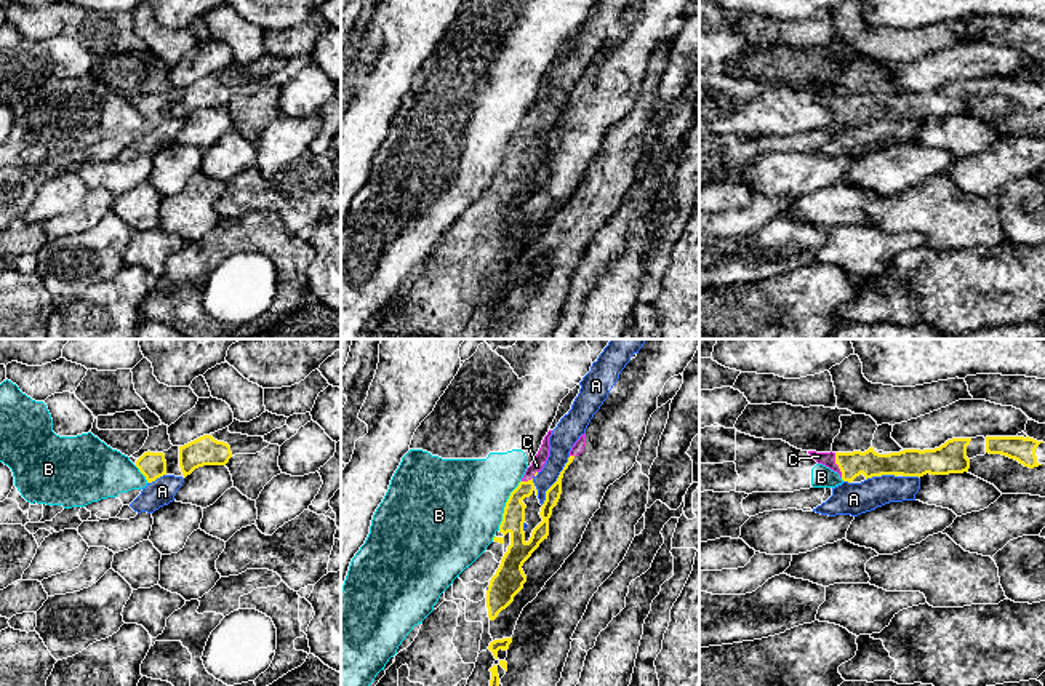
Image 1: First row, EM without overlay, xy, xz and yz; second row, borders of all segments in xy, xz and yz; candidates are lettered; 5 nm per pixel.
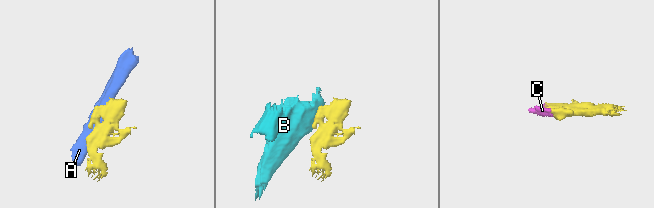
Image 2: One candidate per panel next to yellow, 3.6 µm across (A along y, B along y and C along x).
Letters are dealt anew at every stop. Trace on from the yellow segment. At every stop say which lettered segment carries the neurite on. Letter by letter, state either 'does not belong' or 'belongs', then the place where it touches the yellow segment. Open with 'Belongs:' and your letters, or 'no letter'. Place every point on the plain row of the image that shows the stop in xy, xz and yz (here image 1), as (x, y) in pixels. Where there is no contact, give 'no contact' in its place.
Belongs: C
A: does not belong | xz (557, 122)
B: does not belong | xz (506, 147)
C: belongs | yz (837, 106)

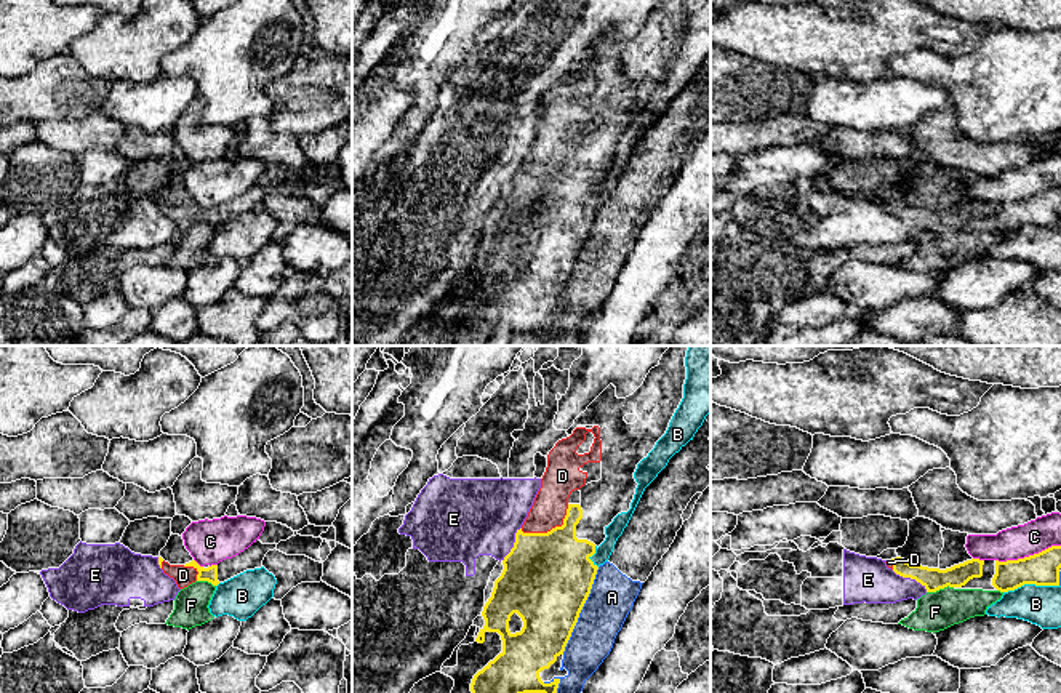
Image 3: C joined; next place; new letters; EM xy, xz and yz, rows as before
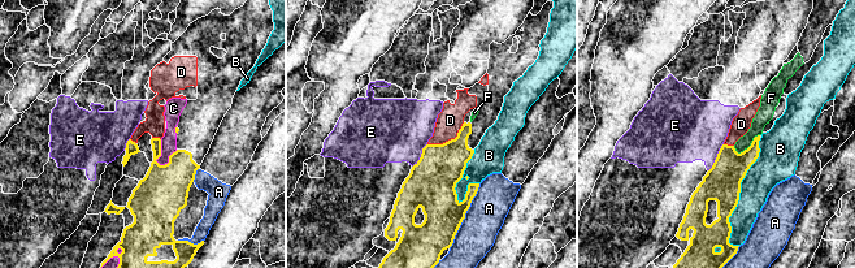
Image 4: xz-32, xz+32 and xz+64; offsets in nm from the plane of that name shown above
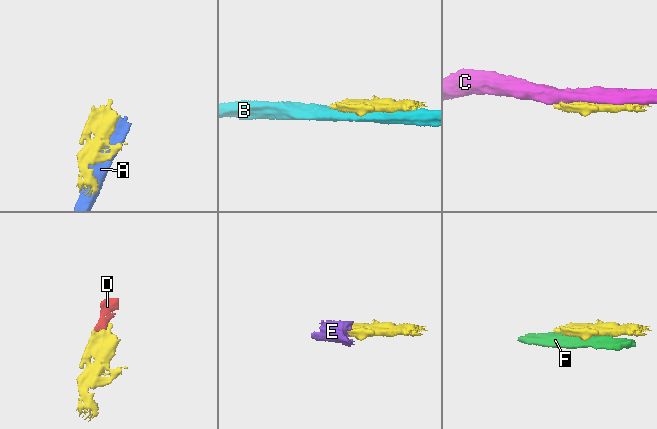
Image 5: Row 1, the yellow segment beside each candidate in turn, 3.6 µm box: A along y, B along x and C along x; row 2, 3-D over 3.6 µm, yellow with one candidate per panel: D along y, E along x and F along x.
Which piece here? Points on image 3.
Belongs: D
A: does not belong | xz (581, 250)
B: does not belong | yz (1031, 224)
C: does not belong | yz (1029, 197)
D: belongs | xz (552, 170)
E: does not belong | yz (909, 218)
F: does not belong | yz (940, 229)

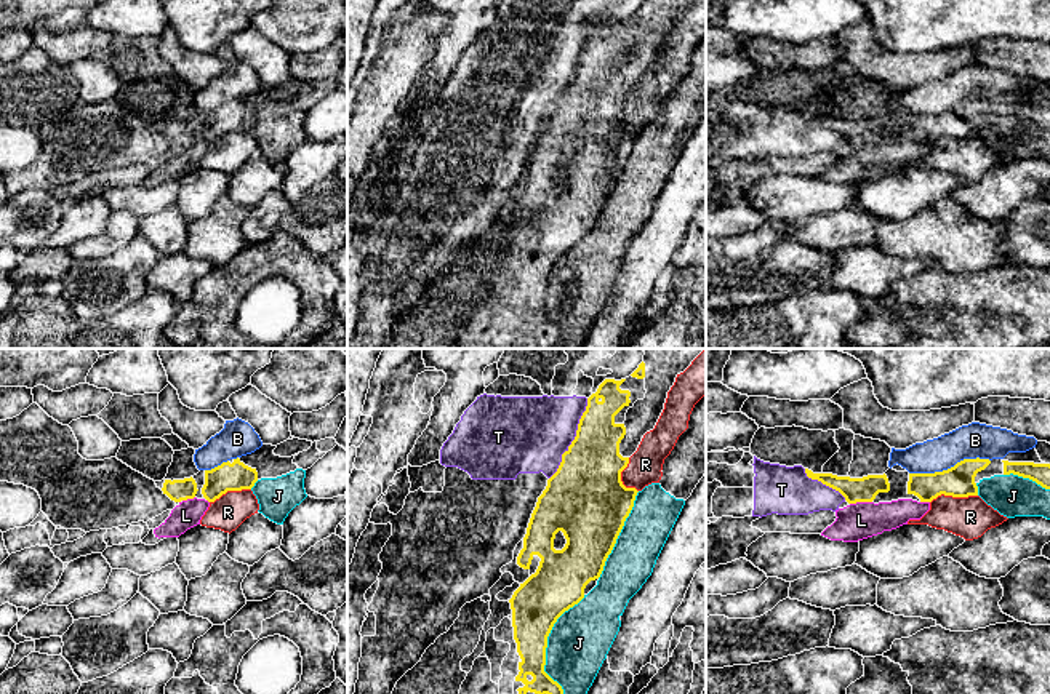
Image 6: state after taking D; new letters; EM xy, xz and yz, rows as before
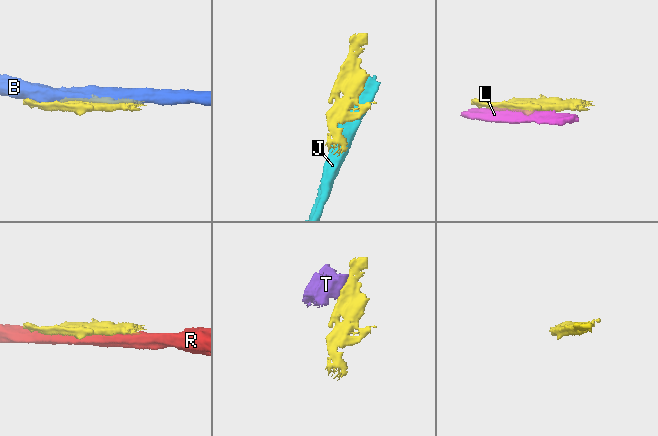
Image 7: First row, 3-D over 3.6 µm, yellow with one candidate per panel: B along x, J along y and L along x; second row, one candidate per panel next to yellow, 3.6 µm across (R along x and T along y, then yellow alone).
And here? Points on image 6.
Belongs: no letter
B: does not belong | yz (951, 109)
J: does not belong | xz (546, 288)
L: does not belong | yz (860, 143)
R: does not belong | yz (953, 138)
T: does not belong | xz (575, 80)

